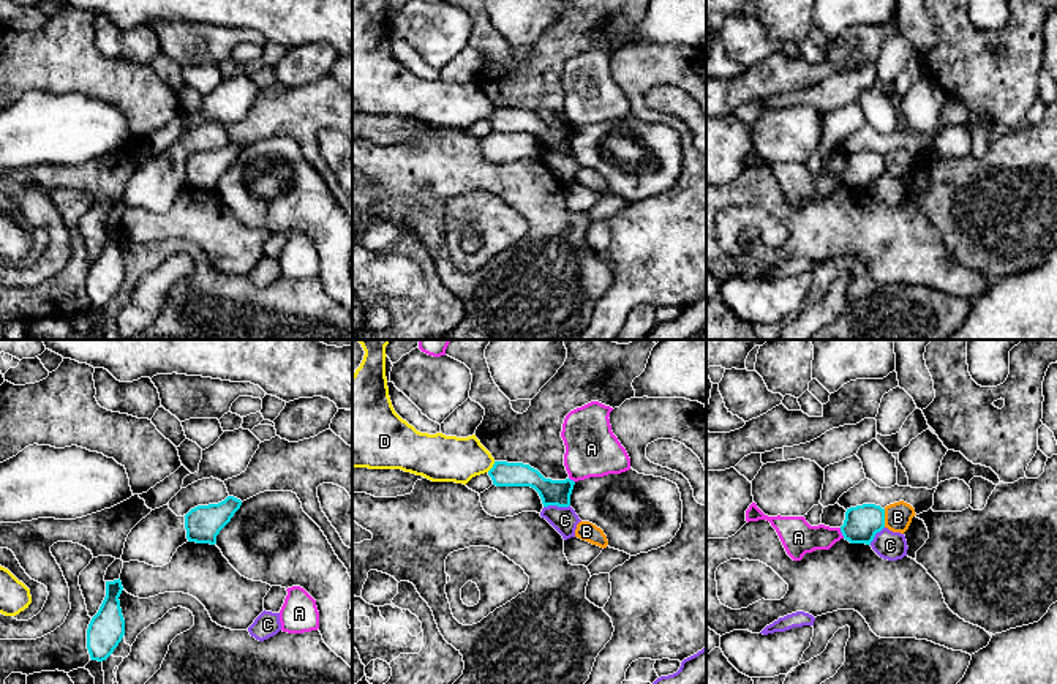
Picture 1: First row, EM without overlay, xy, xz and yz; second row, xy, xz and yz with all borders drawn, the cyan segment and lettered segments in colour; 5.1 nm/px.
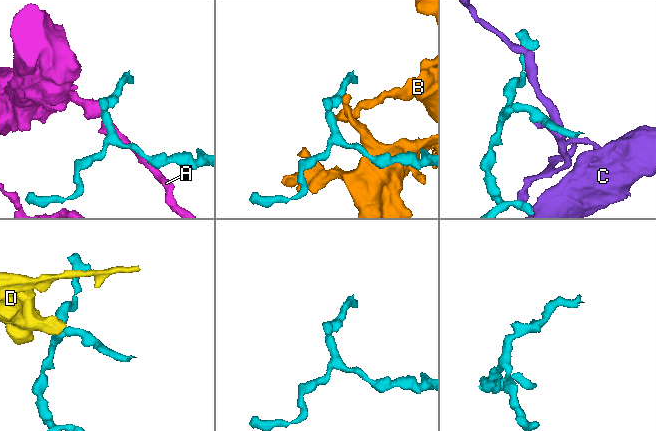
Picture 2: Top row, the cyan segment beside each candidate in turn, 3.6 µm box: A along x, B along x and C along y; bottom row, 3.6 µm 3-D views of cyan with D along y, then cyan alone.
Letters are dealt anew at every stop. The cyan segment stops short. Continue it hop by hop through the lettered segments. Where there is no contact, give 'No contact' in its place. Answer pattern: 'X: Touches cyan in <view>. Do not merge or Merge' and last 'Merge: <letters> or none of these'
A: Touches cyan in yz. Do not merge
B: Touches cyan in yz. Do not merge
C: Touches cyan in xz. Do not merge
D: Touches cyan in xz. Do not merge
Merge: none of these

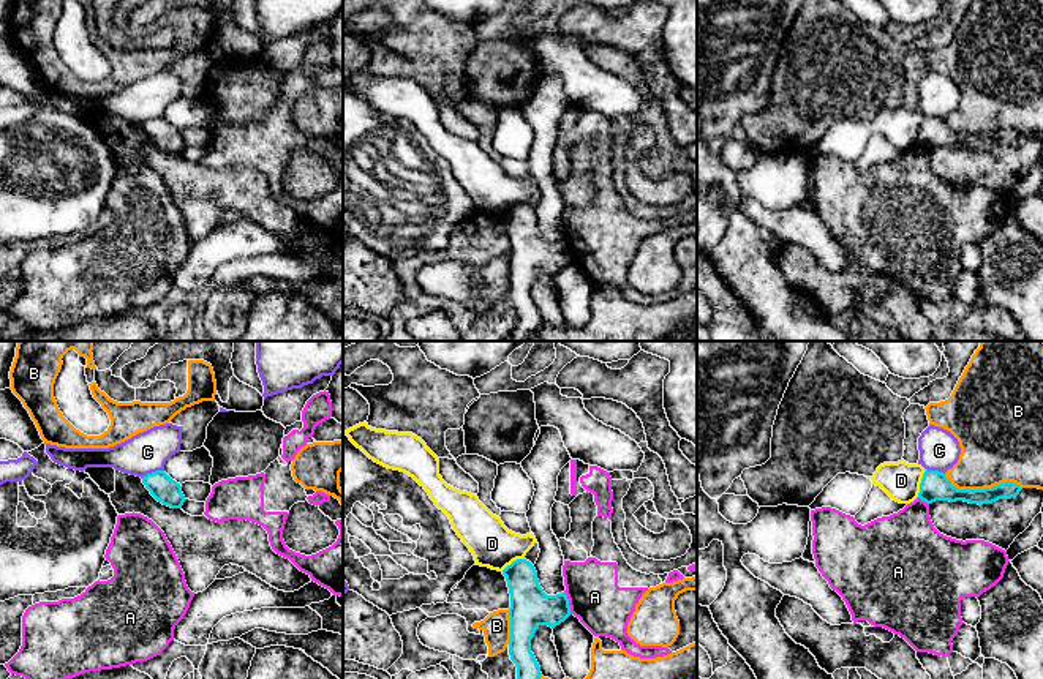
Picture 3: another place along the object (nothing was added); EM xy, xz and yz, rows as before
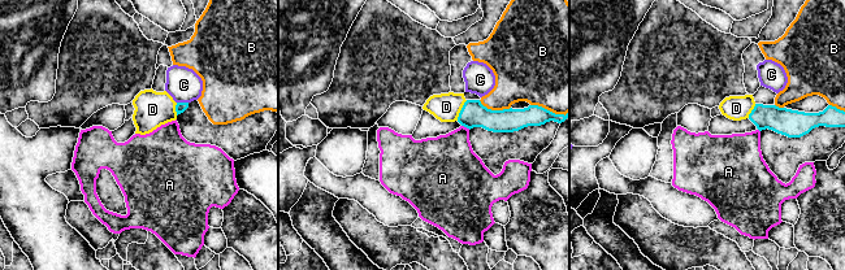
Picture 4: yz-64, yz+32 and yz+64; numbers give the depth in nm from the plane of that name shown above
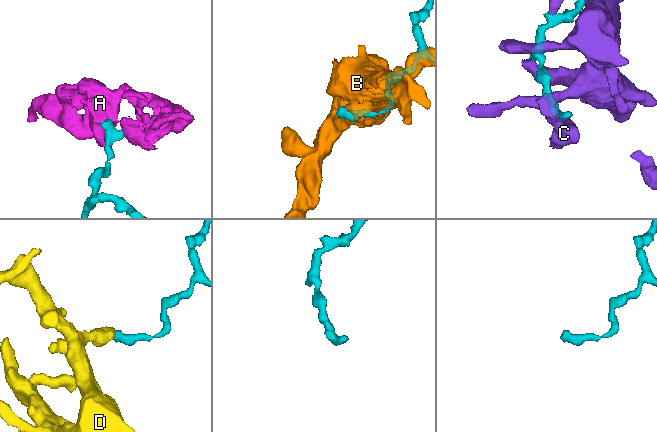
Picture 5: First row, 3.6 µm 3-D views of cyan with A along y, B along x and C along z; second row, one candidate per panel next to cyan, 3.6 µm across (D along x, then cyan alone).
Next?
A: Touches cyan in xz. Do not merge
B: Touches cyan in yz. Do not merge
C: Touches cyan in xy. Do not merge
D: Touches cyan in yz. Do not merge
Merge: none of these

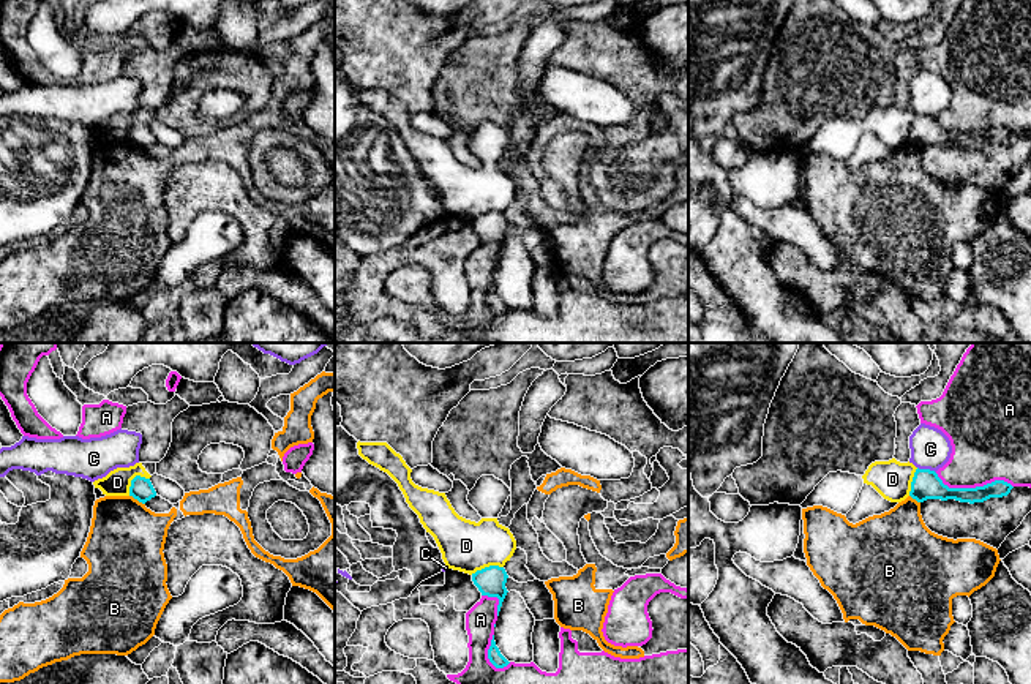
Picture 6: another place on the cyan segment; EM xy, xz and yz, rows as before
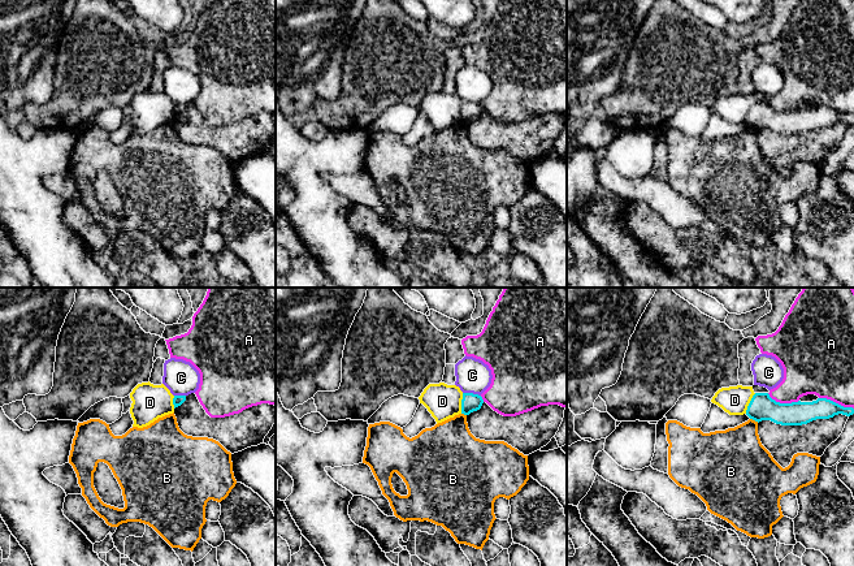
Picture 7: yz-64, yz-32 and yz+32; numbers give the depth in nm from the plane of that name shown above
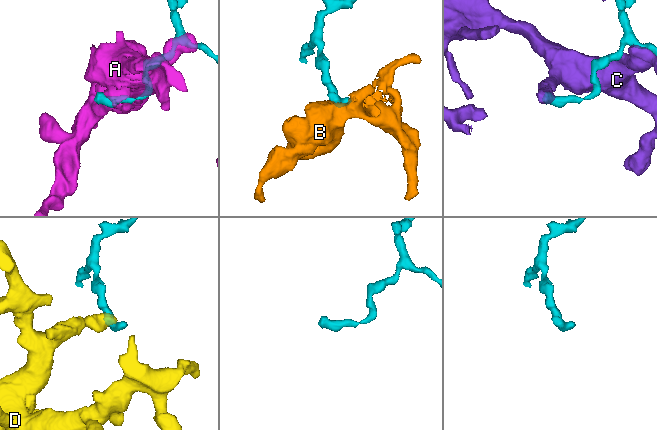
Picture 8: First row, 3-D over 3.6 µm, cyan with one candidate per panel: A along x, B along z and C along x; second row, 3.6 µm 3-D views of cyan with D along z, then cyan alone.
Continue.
A: Touches cyan in yz. Do not merge
B: Touches cyan in xy. Do not merge
C: Touches cyan in yz. Do not merge
D: Touches cyan in xy. Do not merge
Merge: none of these

